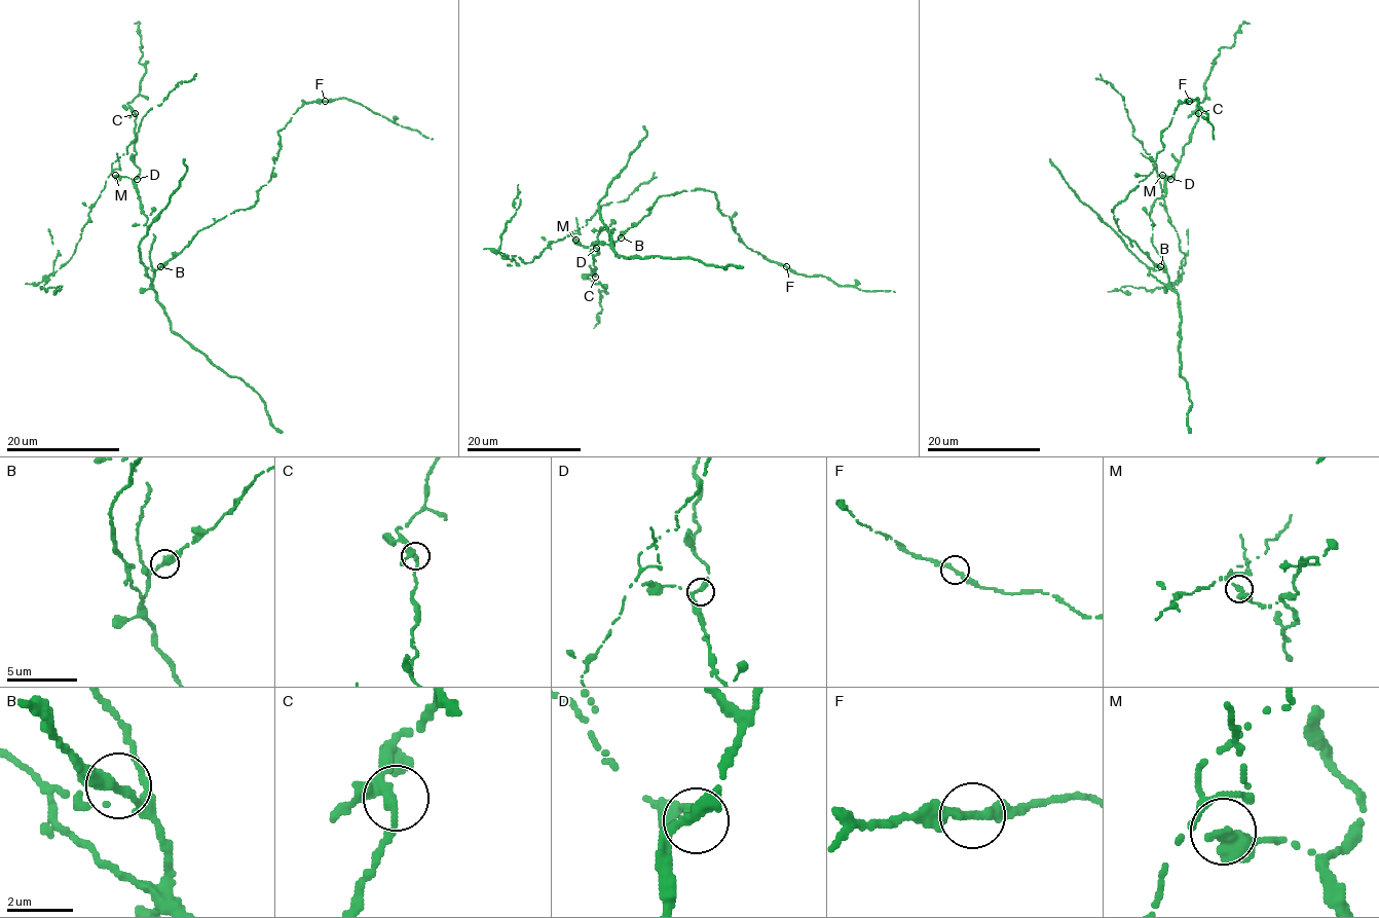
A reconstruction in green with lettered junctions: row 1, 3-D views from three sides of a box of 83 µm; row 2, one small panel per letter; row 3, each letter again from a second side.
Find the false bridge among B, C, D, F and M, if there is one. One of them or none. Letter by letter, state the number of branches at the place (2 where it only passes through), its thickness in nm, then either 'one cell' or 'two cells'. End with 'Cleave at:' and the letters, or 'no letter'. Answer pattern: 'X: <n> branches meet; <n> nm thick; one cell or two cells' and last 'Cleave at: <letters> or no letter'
B: 2 branches meet; 320 nm thick; one cell
C: 3 branches meet; 280 nm thick; one cell
D: 2 branches meet; 320 nm thick; one cell
F: 2 branches meet; 300 nm thick; one cell
M: 2 branches meet; 360 nm thick; two cells
Cleave at: M

